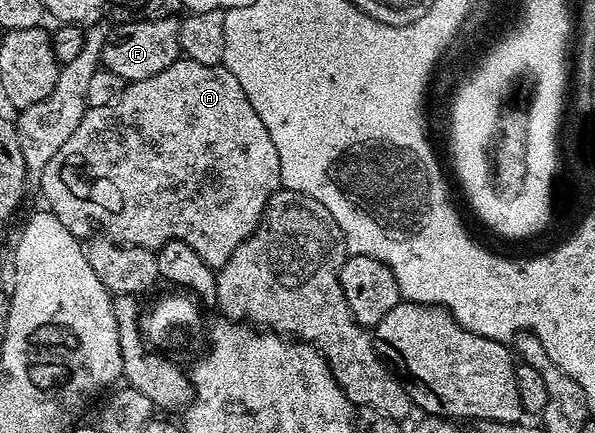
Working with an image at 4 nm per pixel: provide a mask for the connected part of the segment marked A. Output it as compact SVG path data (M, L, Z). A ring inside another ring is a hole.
M180 57L176 63L169 65L169 69L161 69L153 77L145 77L136 83L127 83L123 91L113 101L105 105L88 107L87 112L81 117L81 125L73 129L73 137L53 153L53 161L45 165L43 176L37 181L38 186L43 186L43 199L46 210L51 211L73 233L75 238L83 241L96 234L95 227L100 227L102 234L108 239L124 244L128 247L149 247L160 249L172 239L179 239L189 245L201 260L208 266L218 269L233 257L233 249L241 245L255 229L265 205L271 200L273 192L281 187L281 161L277 157L277 145L273 145L273 137L269 137L269 129L261 125L261 117L257 117L257 109L249 105L249 97L245 97L245 89L241 89L237 77L229 73L229 69L222 65L201 65L201 61L193 61Z

